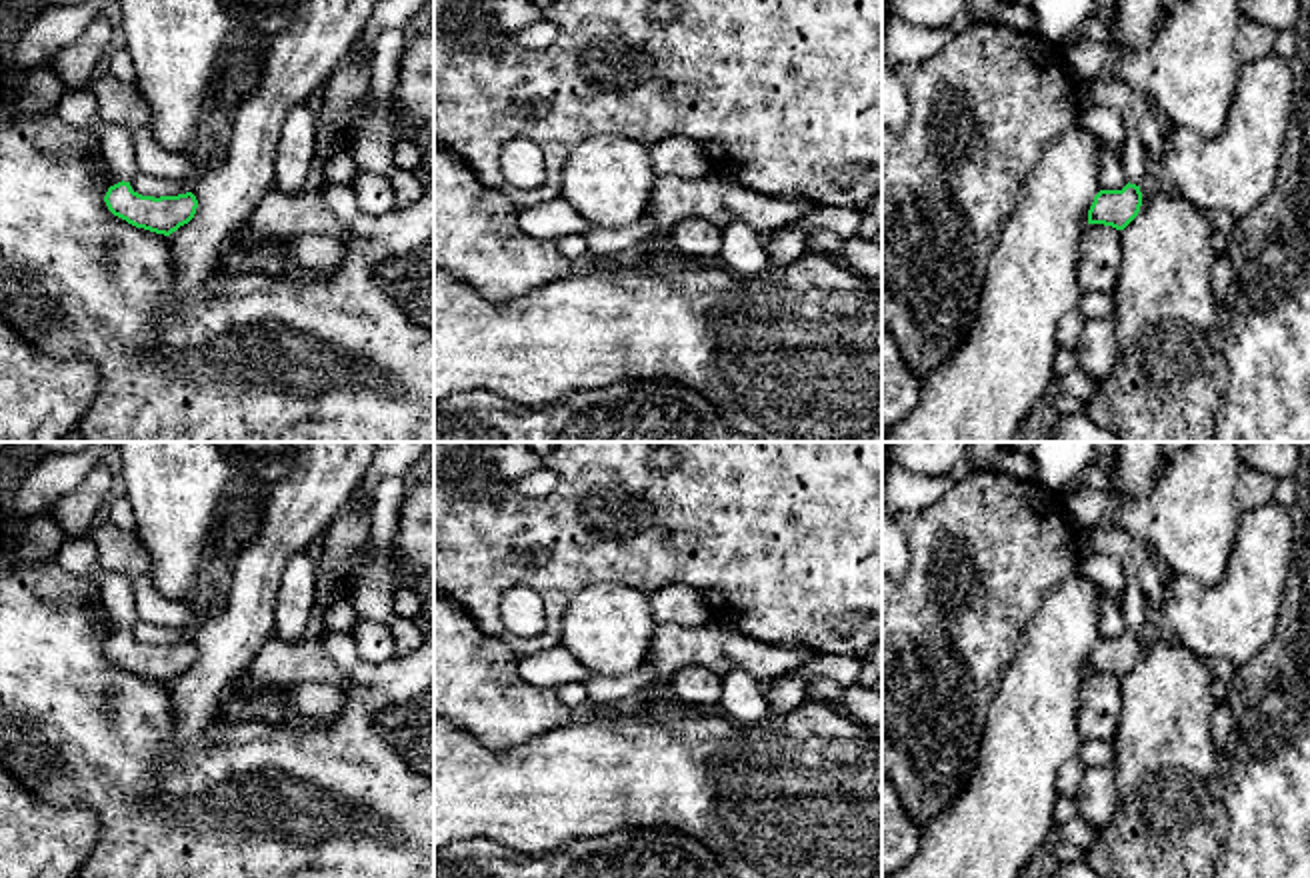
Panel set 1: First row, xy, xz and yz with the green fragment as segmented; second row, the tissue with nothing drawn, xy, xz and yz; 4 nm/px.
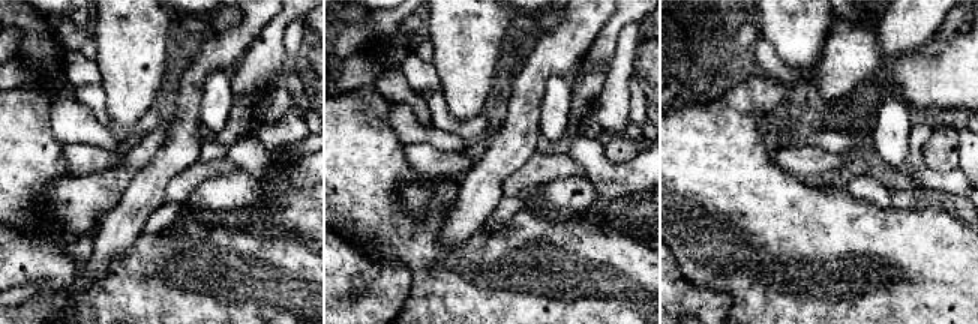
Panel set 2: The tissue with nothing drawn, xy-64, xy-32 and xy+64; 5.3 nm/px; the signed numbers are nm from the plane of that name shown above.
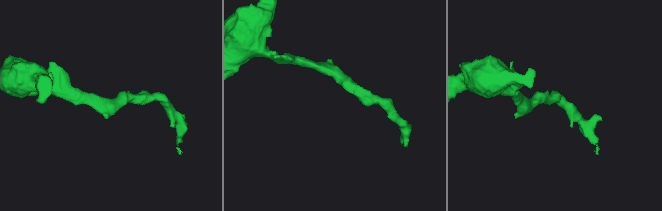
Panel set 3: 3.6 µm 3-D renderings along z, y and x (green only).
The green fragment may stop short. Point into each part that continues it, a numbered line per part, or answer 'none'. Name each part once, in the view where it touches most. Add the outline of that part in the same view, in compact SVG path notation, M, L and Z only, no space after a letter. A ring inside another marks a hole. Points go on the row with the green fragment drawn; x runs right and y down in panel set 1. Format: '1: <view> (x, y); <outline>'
1: xy (78, 106); M68 88L52 110L70 126L96 128L100 134L100 154L106 166L114 172L116 184L130 182L138 174L132 132L118 124L98 120L98 102L86 88Z

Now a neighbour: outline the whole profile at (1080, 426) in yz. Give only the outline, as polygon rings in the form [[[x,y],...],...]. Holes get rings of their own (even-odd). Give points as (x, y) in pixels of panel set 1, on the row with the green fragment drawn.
[[[1088,412],[1062,416],[1054,442],[1120,442],[1112,432],[1098,426]]]

